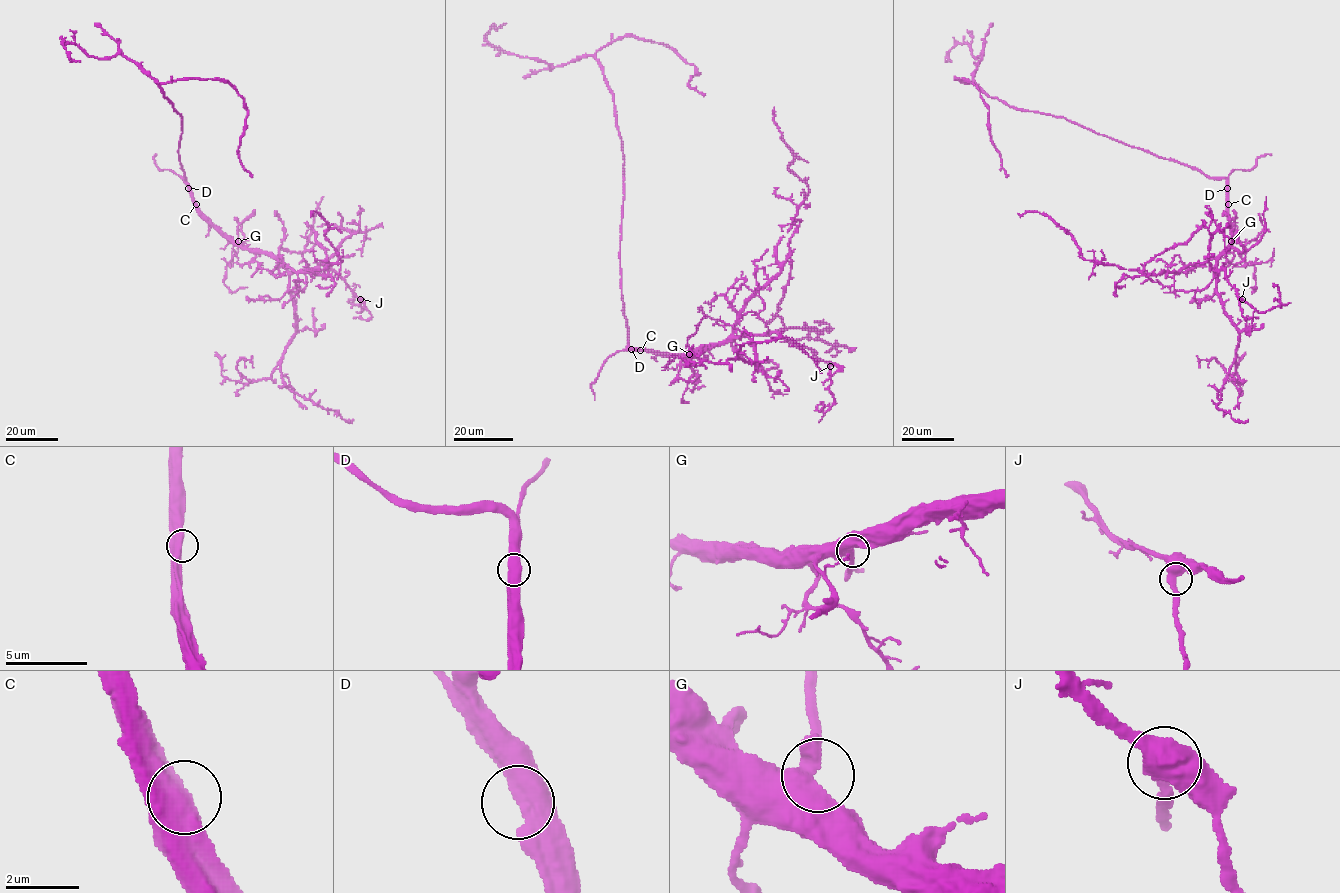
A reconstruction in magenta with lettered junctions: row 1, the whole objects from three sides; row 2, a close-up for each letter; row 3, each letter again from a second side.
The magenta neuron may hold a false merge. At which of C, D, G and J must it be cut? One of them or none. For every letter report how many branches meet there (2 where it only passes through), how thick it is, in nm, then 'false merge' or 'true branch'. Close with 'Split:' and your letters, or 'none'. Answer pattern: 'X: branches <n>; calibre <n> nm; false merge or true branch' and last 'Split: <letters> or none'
C: branches 2; calibre 550 nm; true branch
D: branches 2; calibre 550 nm; true branch
G: branches 2; calibre 550 nm; true branch
J: branches 2; calibre 550 nm; true branch
Split: none

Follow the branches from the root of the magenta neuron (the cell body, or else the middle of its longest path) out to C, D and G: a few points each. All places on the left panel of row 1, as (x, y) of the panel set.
C: (181, 165), (188, 192), (196, 204)
D: (181, 165), (188, 188)
G: (181, 165), (194, 205), (230, 239), (238, 241)

